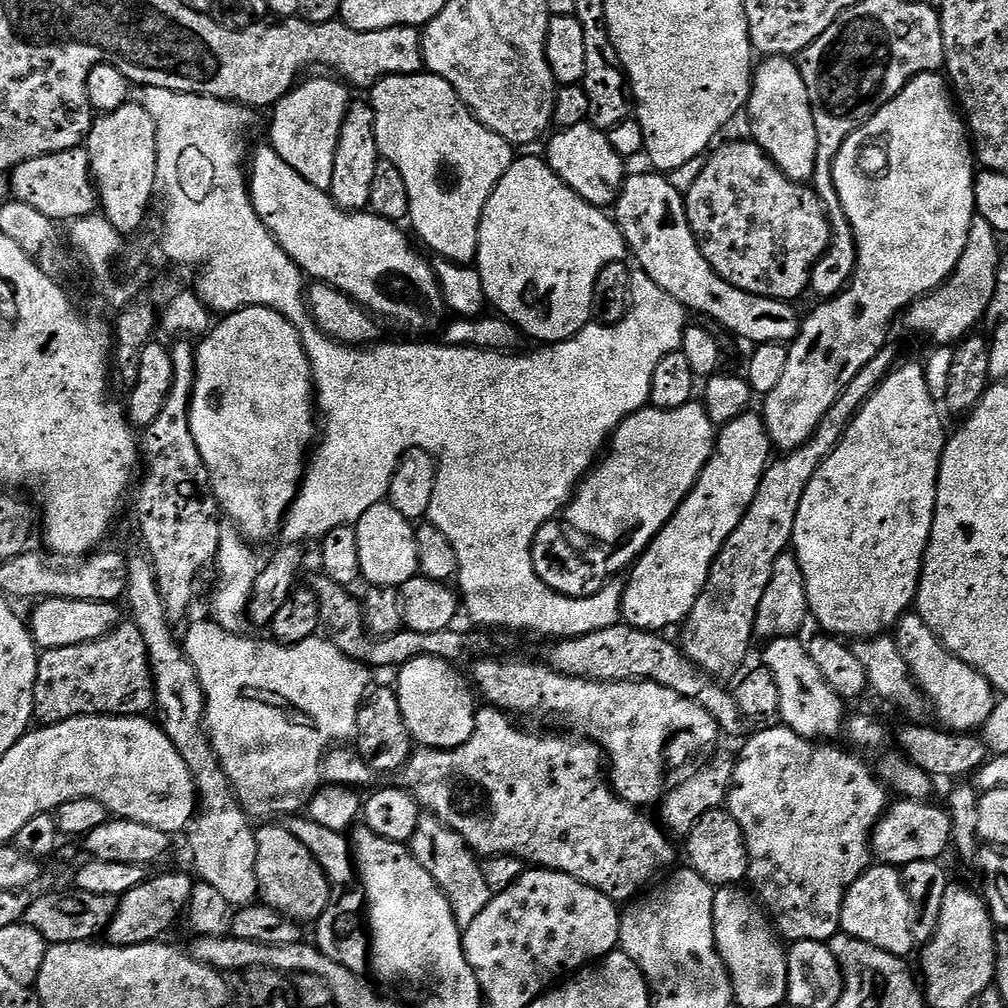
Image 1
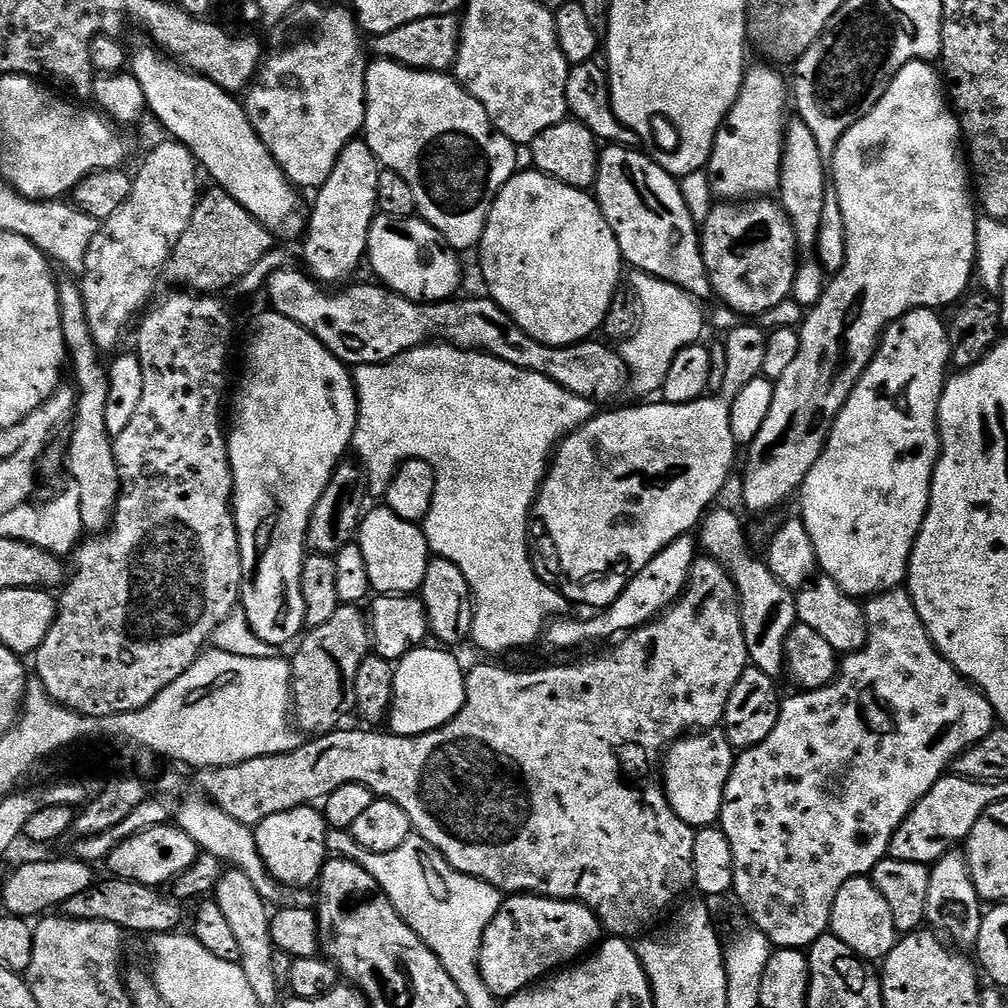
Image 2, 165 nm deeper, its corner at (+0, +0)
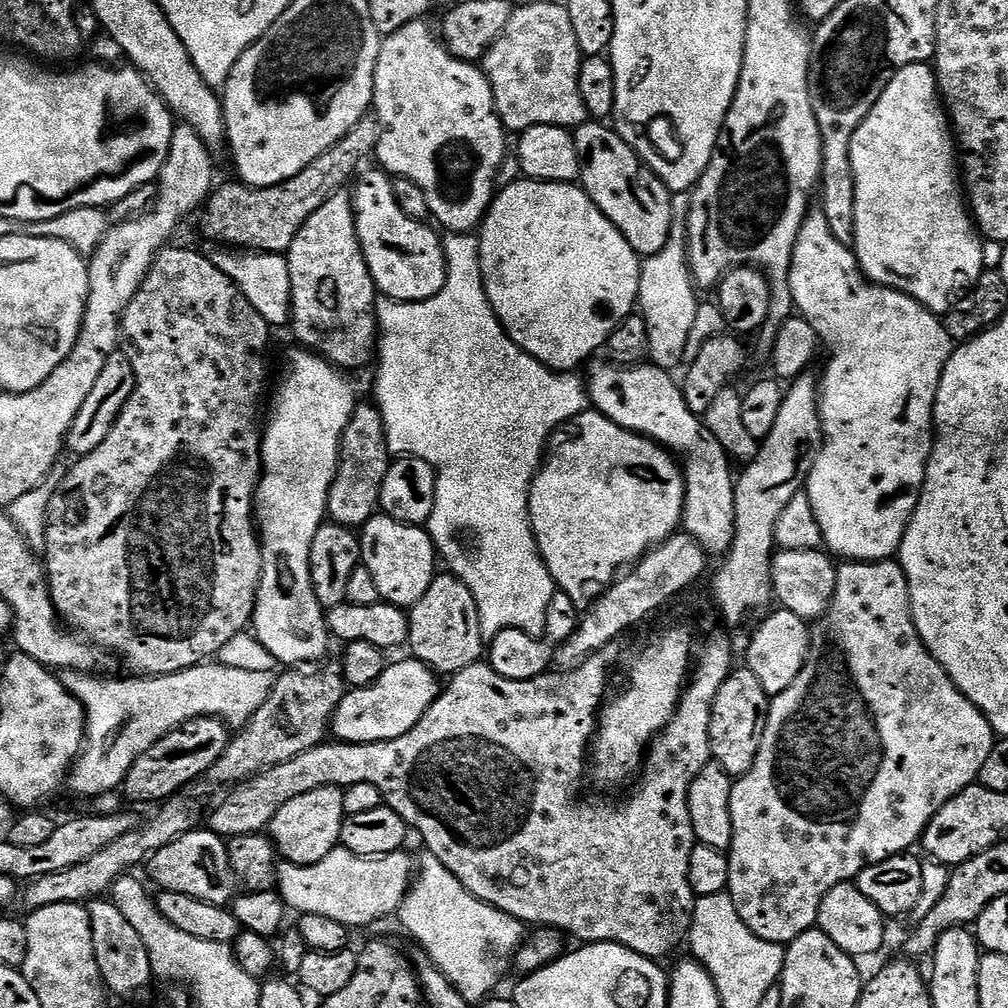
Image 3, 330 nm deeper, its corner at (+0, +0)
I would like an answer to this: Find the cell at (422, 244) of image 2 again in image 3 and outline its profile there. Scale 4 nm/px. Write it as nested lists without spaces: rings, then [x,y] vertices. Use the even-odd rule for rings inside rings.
[[[365,171],[355,181],[354,207],[358,238],[377,293],[406,304],[434,298],[434,294],[446,286],[448,273],[441,233],[435,227],[427,228],[427,223],[406,218],[406,214],[402,214],[402,206],[398,206],[394,198],[389,173],[375,171]]]

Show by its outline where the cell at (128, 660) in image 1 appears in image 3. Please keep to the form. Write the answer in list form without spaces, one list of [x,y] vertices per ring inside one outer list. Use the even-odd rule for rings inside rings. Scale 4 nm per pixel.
[[[165,246],[156,253],[152,268],[126,306],[120,322],[122,340],[136,375],[136,388],[120,411],[110,434],[106,434],[102,446],[79,457],[71,465],[65,480],[57,486],[49,500],[45,526],[48,592],[52,595],[57,617],[69,629],[87,637],[97,649],[121,656],[125,666],[132,671],[129,673],[144,678],[185,672],[187,668],[211,661],[235,635],[251,625],[252,612],[256,609],[256,591],[260,585],[260,541],[254,527],[254,501],[262,475],[262,416],[260,420],[259,408],[264,396],[264,379],[268,376],[270,325],[207,255],[191,252],[188,248],[172,247]]]

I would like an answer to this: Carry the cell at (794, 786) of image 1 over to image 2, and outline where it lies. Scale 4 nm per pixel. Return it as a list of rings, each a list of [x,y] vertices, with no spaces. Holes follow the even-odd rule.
[[[903,587],[892,588],[873,596],[864,608],[864,617],[868,623],[868,642],[857,652],[845,655],[839,665],[835,680],[825,688],[814,688],[801,691],[801,696],[792,696],[783,701],[778,714],[778,722],[774,730],[770,730],[770,738],[753,748],[743,749],[736,757],[736,765],[726,786],[726,794],[722,802],[718,826],[726,834],[732,851],[732,869],[734,882],[732,892],[740,899],[744,912],[749,916],[751,927],[762,933],[769,944],[776,948],[799,948],[807,950],[813,942],[829,931],[834,910],[834,898],[838,898],[838,890],[850,882],[855,876],[868,876],[872,868],[880,860],[889,855],[888,847],[892,835],[898,826],[912,813],[913,806],[920,801],[938,783],[940,779],[955,765],[957,758],[970,746],[982,742],[986,734],[997,727],[996,713],[992,711],[990,702],[984,693],[971,684],[948,659],[934,646],[922,618],[918,618],[918,610]]]

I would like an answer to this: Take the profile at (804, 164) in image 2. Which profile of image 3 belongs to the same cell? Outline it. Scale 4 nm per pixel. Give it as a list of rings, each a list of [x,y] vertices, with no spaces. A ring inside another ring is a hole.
[[[822,210],[809,211],[808,217],[802,222],[802,230],[798,230],[798,242],[794,242],[794,254],[790,262],[790,290],[792,297],[796,303],[795,311],[803,316],[805,320],[810,322],[810,326],[814,326],[819,343],[828,347],[828,365],[824,368],[824,377],[821,375],[818,380],[818,403],[820,405],[820,431],[822,433],[822,443],[820,451],[816,453],[816,460],[812,463],[812,468],[808,471],[808,479],[806,481],[806,491],[810,498],[810,506],[814,506],[814,518],[818,518],[818,526],[822,530],[822,538],[824,539],[823,547],[827,549],[833,557],[839,558],[844,562],[867,562],[870,560],[890,560],[899,553],[900,543],[904,537],[904,531],[908,525],[908,519],[912,516],[912,512],[918,506],[918,498],[920,491],[924,485],[924,472],[928,469],[928,456],[932,453],[933,441],[930,439],[930,433],[934,428],[934,409],[936,406],[936,395],[938,394],[938,386],[942,378],[942,370],[946,366],[948,357],[954,351],[954,341],[948,337],[941,317],[937,313],[924,308],[917,300],[912,300],[906,294],[896,292],[893,288],[884,288],[880,284],[874,284],[871,280],[867,279],[863,272],[860,270],[860,263],[856,260],[855,251],[849,245],[838,242],[838,238],[834,238],[834,234],[830,230],[830,222],[826,222],[826,214]]]

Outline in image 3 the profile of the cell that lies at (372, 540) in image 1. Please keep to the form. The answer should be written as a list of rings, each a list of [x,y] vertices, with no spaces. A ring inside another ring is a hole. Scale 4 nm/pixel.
[[[377,514],[371,516],[359,529],[360,559],[370,570],[374,582],[378,582],[378,594],[385,604],[396,604],[405,610],[411,609],[430,590],[438,575],[438,553],[432,537],[423,527],[403,524],[394,518]]]

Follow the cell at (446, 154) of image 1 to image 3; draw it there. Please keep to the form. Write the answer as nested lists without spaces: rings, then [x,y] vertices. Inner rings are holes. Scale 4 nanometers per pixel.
[[[427,19],[415,20],[406,26],[402,26],[396,32],[389,32],[383,37],[380,53],[378,54],[378,66],[374,70],[374,94],[372,103],[374,105],[374,115],[380,121],[380,141],[374,153],[375,159],[380,159],[379,167],[393,177],[404,176],[408,180],[414,181],[418,186],[422,186],[422,194],[426,194],[428,211],[434,217],[435,223],[441,229],[449,233],[467,232],[479,229],[484,216],[488,212],[488,207],[492,205],[494,193],[498,188],[498,177],[500,167],[506,155],[504,149],[504,136],[506,129],[500,117],[496,115],[496,99],[492,93],[492,87],[487,76],[484,75],[483,67],[466,60],[457,60],[447,48],[444,47],[441,37],[432,33],[432,28],[428,25]]]

